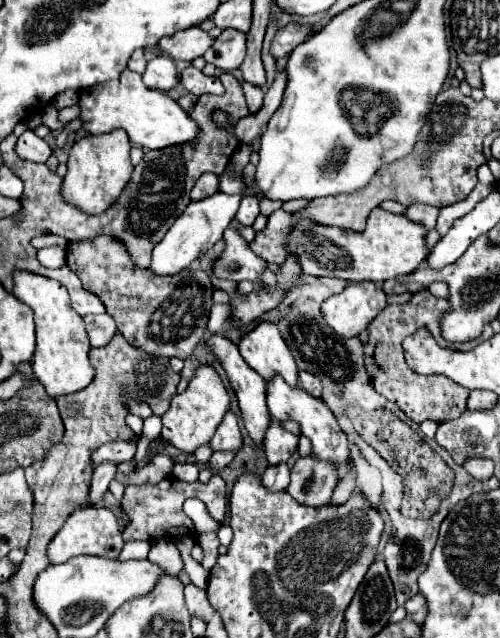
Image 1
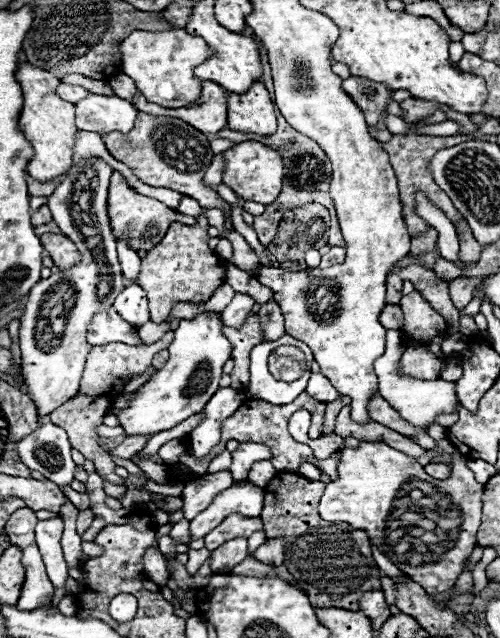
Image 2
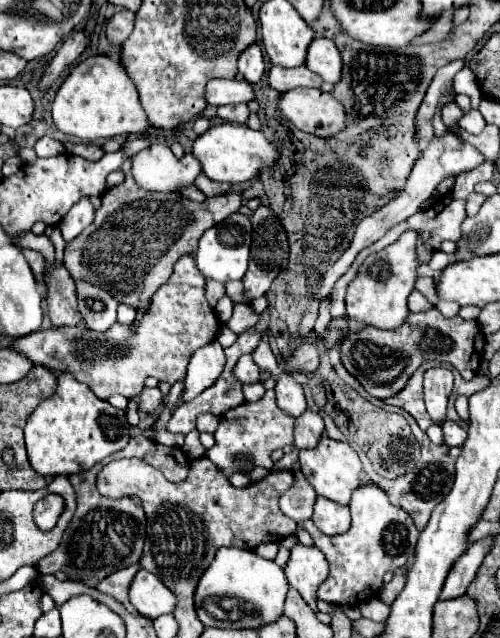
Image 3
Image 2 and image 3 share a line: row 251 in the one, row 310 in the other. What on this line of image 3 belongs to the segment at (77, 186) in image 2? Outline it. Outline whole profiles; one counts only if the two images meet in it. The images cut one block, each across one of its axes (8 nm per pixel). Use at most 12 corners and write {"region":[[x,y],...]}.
{"region":[[78,282],[84,326],[96,332],[116,322],[118,302],[108,292]]}

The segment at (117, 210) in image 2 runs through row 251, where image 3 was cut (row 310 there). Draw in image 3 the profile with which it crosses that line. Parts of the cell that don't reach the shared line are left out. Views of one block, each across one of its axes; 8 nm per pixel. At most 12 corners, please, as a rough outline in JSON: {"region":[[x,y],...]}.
{"region":[[126,180],[66,244],[74,280],[148,312],[242,194],[198,204]]}

